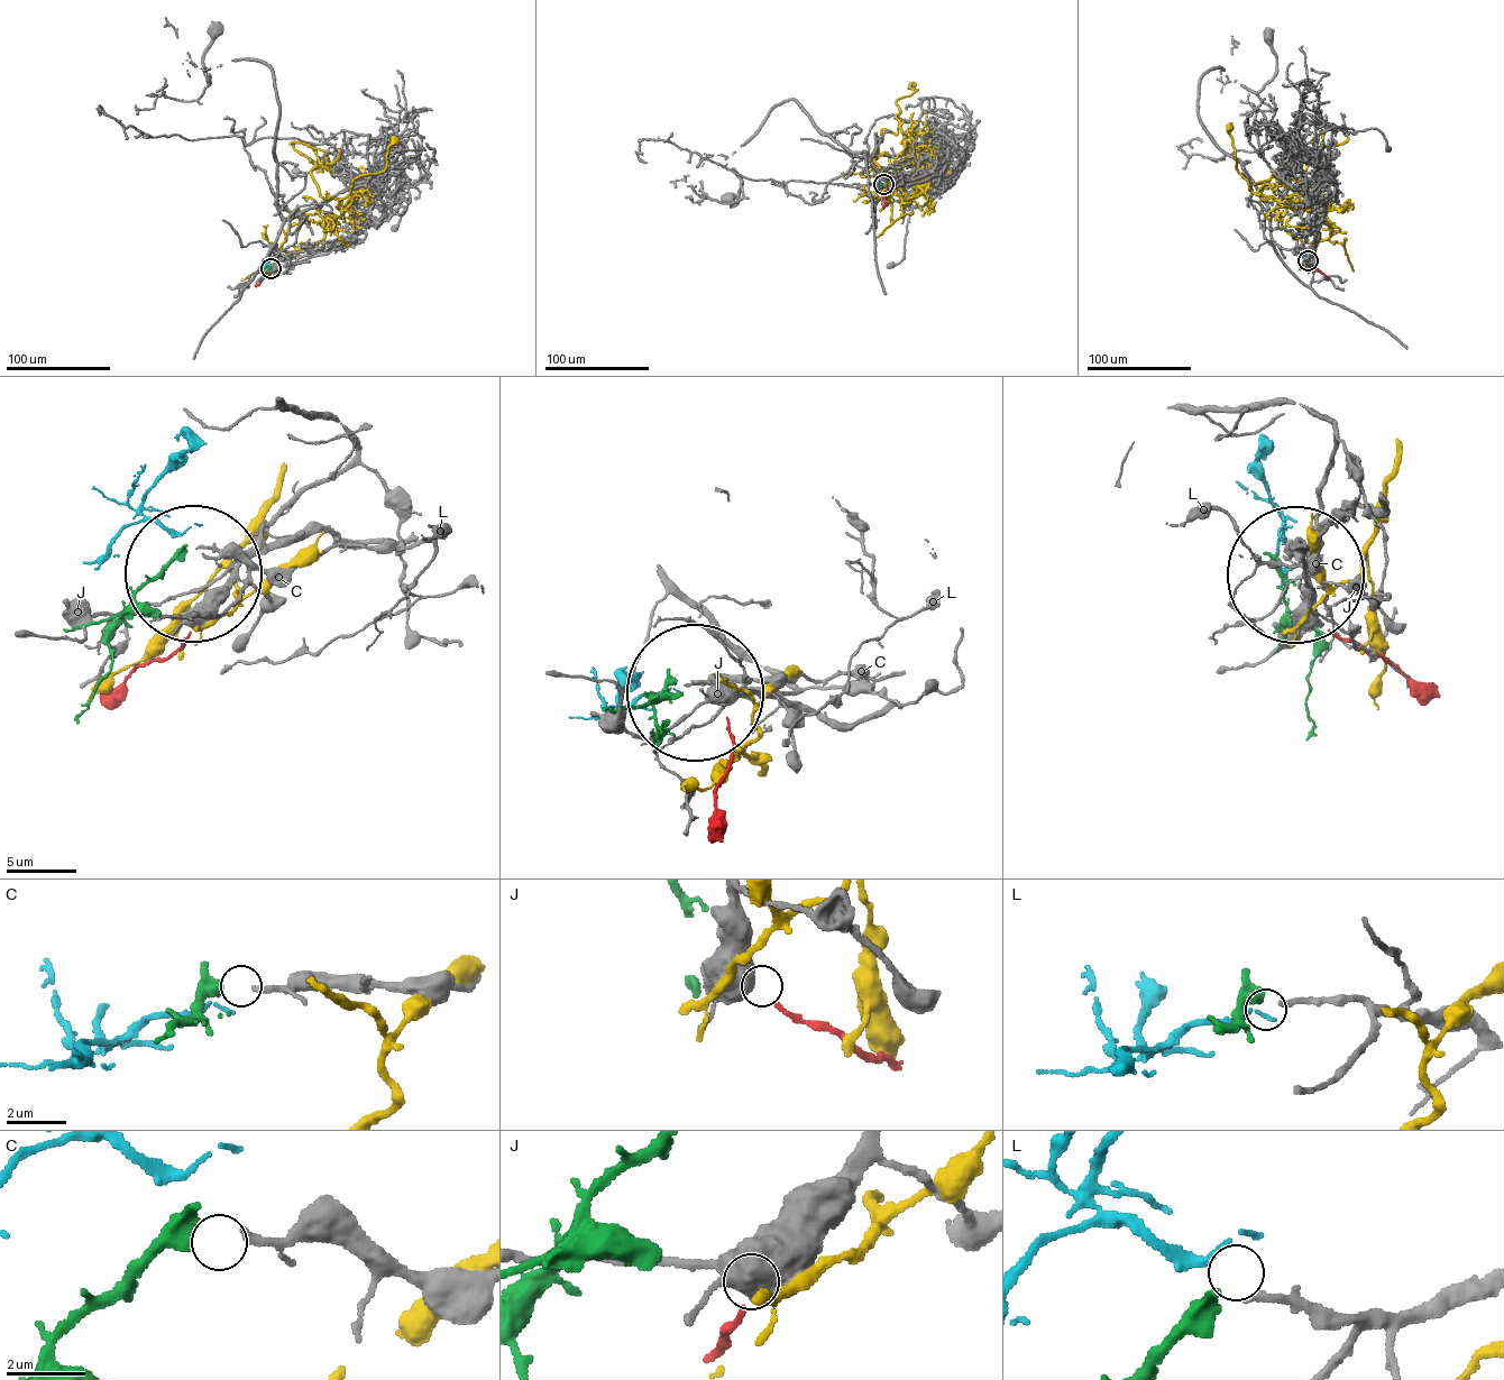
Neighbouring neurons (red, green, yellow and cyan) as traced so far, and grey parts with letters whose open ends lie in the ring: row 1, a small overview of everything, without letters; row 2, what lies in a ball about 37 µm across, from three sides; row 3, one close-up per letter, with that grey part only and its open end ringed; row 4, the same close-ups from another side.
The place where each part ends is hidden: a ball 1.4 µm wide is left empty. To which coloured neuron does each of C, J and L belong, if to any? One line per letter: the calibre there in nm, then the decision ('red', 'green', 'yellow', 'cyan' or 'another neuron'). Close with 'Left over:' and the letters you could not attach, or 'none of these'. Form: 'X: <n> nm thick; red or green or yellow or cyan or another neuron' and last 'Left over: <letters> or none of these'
C: 200 nm thick; another neuron
J: 480 nm thick; red
L: 200 nm thick; cyan
Left over: C

